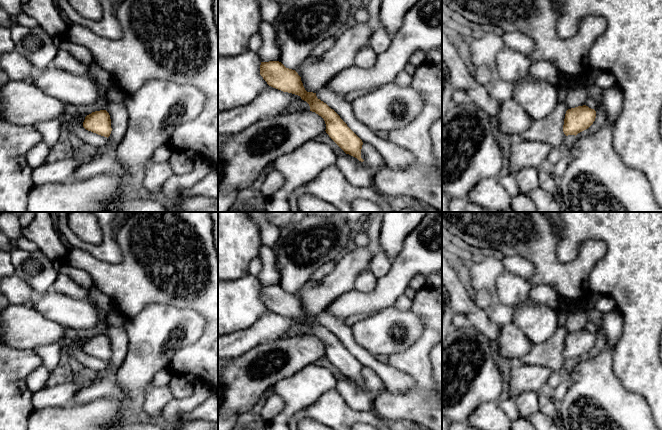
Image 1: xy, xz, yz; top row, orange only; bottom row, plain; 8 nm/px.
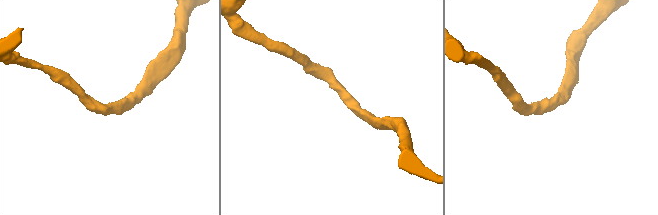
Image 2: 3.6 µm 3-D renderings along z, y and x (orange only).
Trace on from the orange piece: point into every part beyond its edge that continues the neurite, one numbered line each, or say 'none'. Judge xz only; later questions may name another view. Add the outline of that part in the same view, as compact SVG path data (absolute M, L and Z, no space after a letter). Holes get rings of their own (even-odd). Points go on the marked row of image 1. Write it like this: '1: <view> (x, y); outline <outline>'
1: xz (395, 157); outline M323 86L316 92L316 96L333 109L363 143L372 145L381 154L388 167L405 170L414 163L415 158L411 152L387 139L379 138L371 129L357 120L351 102L345 99L346 95L335 93Z

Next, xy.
1: xy (118, 113); outline M109 102L105 110L110 115L112 128L111 134L108 138L112 141L113 147L115 147L122 141L128 129L129 115L127 107L126 104Z

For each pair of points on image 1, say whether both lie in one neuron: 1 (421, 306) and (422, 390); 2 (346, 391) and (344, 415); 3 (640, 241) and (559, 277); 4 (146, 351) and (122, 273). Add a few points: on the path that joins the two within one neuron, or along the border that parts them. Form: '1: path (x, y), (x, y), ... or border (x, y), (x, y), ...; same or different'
1: path (428, 327), (428, 340), (422, 346), (422, 369); same
2: border (335, 388), (353, 409), (367, 411); different
3: border (593, 266), (588, 278), (589, 289); different
4: border (155, 303), (149, 303), (128, 319); different

